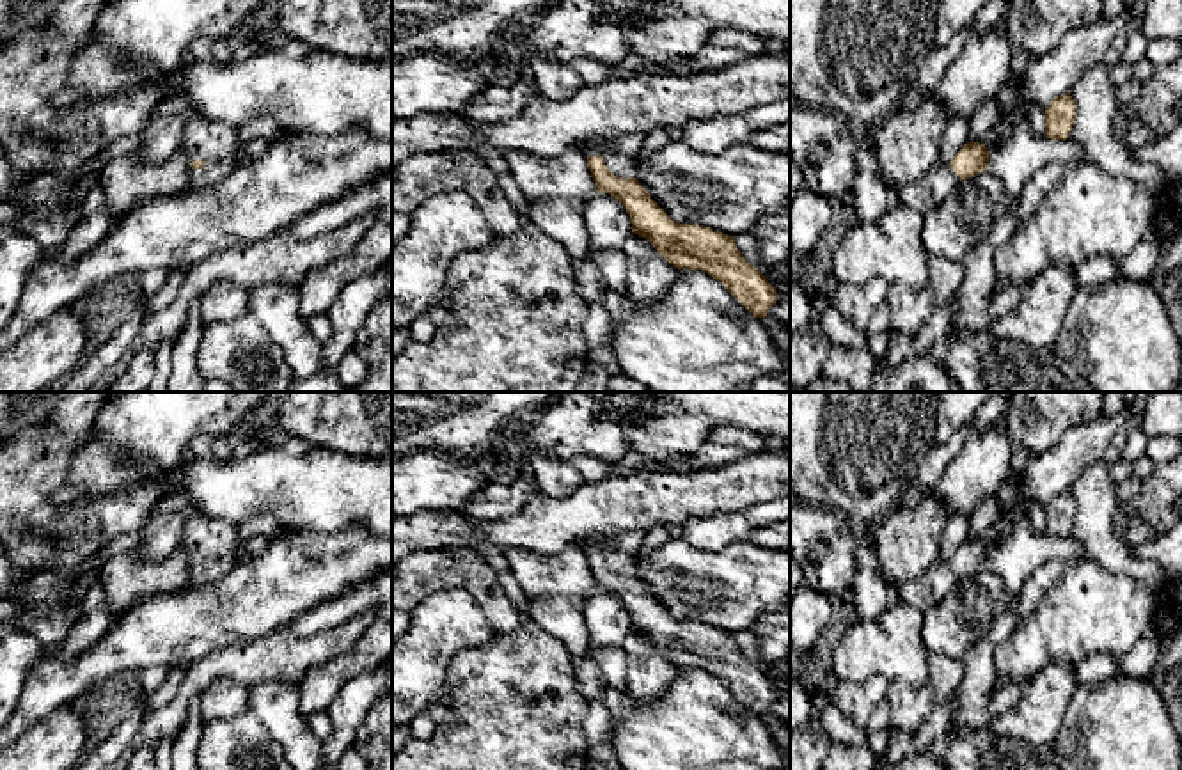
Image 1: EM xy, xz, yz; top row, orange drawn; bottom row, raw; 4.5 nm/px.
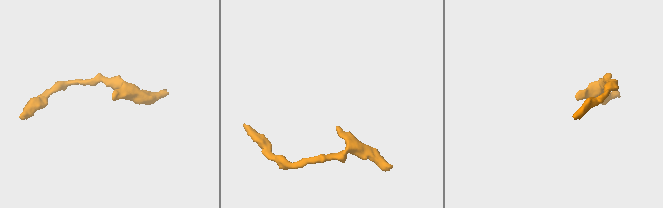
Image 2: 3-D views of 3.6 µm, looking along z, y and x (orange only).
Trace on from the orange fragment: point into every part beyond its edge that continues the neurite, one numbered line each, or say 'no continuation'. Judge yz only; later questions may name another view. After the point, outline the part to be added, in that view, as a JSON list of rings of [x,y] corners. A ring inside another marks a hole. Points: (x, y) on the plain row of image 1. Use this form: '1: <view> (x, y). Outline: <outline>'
1: yz (932, 586). Outline: [[[939,559],[918,580],[907,584],[893,584],[893,598],[919,610],[926,610],[939,603],[960,580],[950,559]]]

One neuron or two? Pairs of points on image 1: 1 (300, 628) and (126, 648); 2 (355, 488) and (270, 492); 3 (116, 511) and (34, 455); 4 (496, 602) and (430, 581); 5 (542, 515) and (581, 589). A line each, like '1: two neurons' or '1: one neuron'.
1: two neurons
2: one neuron
3: one neuron
4: one neuron
5: two neurons

